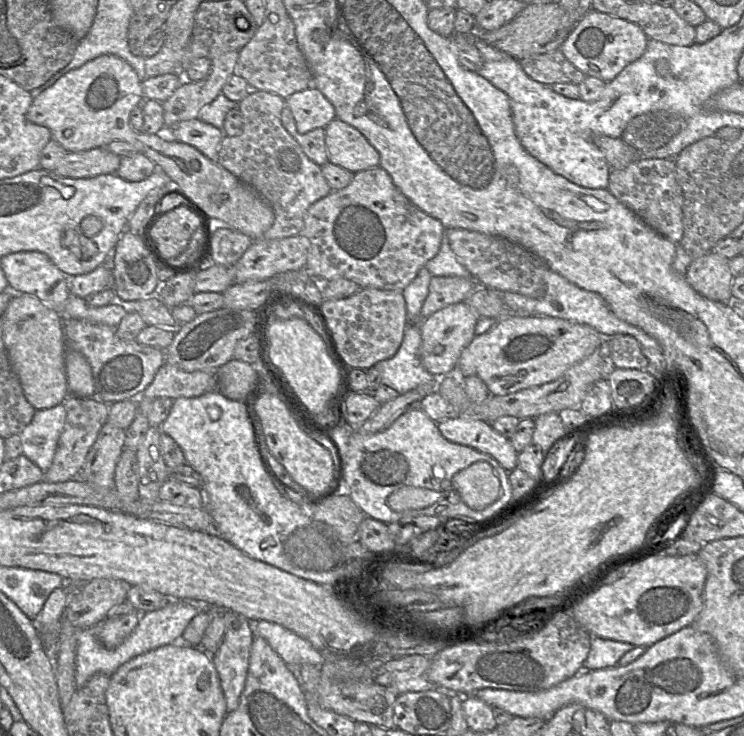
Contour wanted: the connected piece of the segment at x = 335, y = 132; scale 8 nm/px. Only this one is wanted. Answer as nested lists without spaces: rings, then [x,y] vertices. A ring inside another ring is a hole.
[[[334,118],[325,127],[329,162],[353,173],[380,166],[380,154],[355,127]]]

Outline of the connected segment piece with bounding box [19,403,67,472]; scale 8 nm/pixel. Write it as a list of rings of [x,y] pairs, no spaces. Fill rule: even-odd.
[[[64,403],[46,410],[36,410],[30,424],[19,434],[25,455],[46,472],[56,452],[66,420]]]

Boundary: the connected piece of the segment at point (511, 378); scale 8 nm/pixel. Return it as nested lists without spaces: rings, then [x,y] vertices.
[[[510,315],[499,319],[489,331],[475,335],[472,342],[462,351],[456,370],[464,378],[479,377],[488,387],[490,395],[502,396],[558,379],[571,366],[599,349],[601,343],[602,335],[585,324],[550,316]]]

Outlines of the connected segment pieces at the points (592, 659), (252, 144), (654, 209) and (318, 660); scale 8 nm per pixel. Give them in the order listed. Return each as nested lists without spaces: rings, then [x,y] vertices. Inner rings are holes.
[[[592,636],[590,652],[583,670],[597,670],[617,666],[624,654],[634,648],[632,644]]]
[[[251,90],[238,103],[238,108],[243,116],[242,132],[237,136],[224,136],[218,148],[217,163],[260,194],[274,211],[274,222],[260,239],[282,239],[301,234],[308,208],[332,192],[332,188],[322,173],[321,166],[304,153],[298,142],[282,125],[281,111],[285,106],[285,100],[277,94]]]
[[[641,159],[623,169],[613,169],[609,174],[608,190],[654,230],[673,243],[680,244],[683,237],[683,195],[681,187],[677,182],[677,170],[674,159]]]
[[[266,620],[253,622],[253,637],[263,637],[287,665],[322,666],[324,657],[306,639],[285,627]]]

